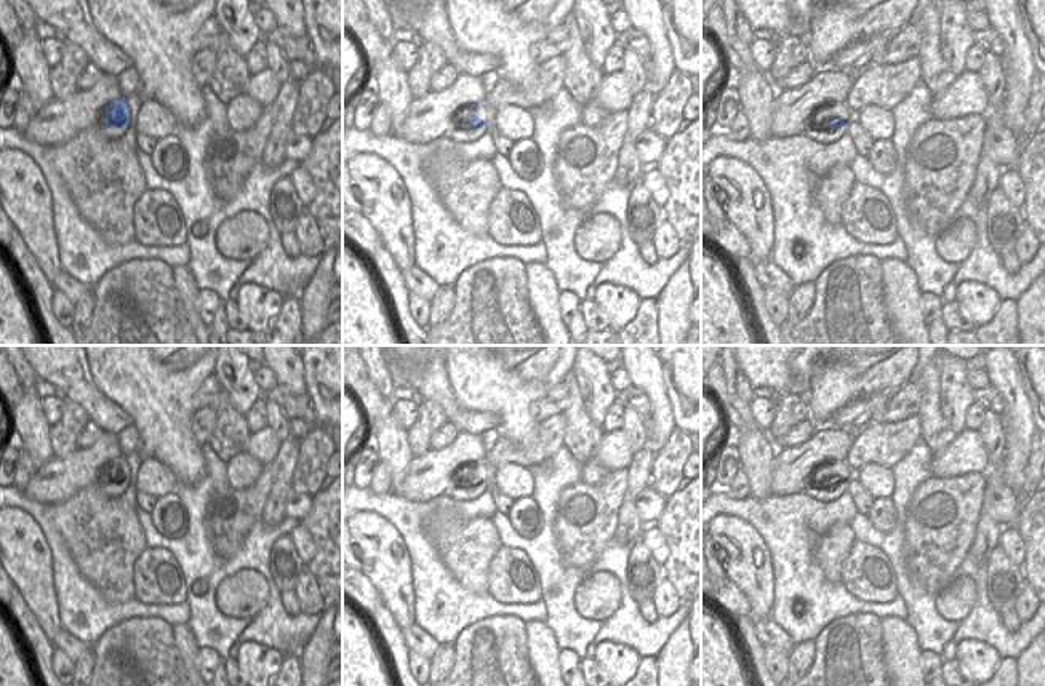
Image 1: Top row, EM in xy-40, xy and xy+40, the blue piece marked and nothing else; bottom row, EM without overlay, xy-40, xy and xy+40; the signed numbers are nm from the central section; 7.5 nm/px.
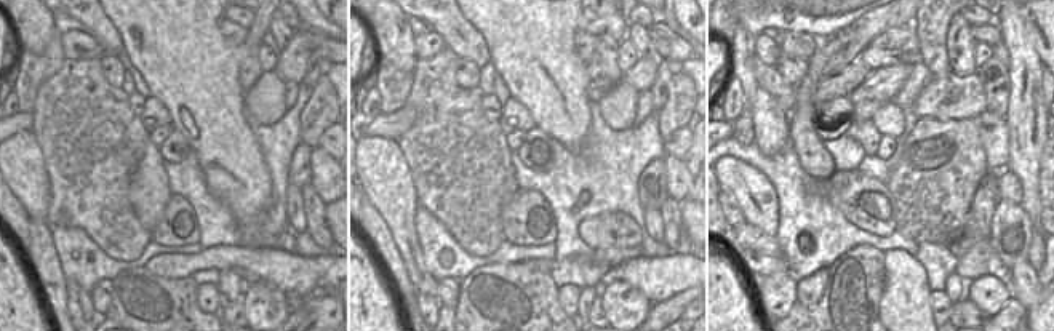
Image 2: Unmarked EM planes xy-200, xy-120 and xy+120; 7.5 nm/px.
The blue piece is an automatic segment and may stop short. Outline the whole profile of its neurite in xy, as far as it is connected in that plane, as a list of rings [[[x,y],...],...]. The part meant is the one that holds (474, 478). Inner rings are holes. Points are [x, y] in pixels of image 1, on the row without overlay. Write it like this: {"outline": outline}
{"outline": [[[475,461],[466,465],[464,472],[458,472],[450,483],[446,496],[454,501],[474,501],[478,499],[488,489],[488,462]]]}

